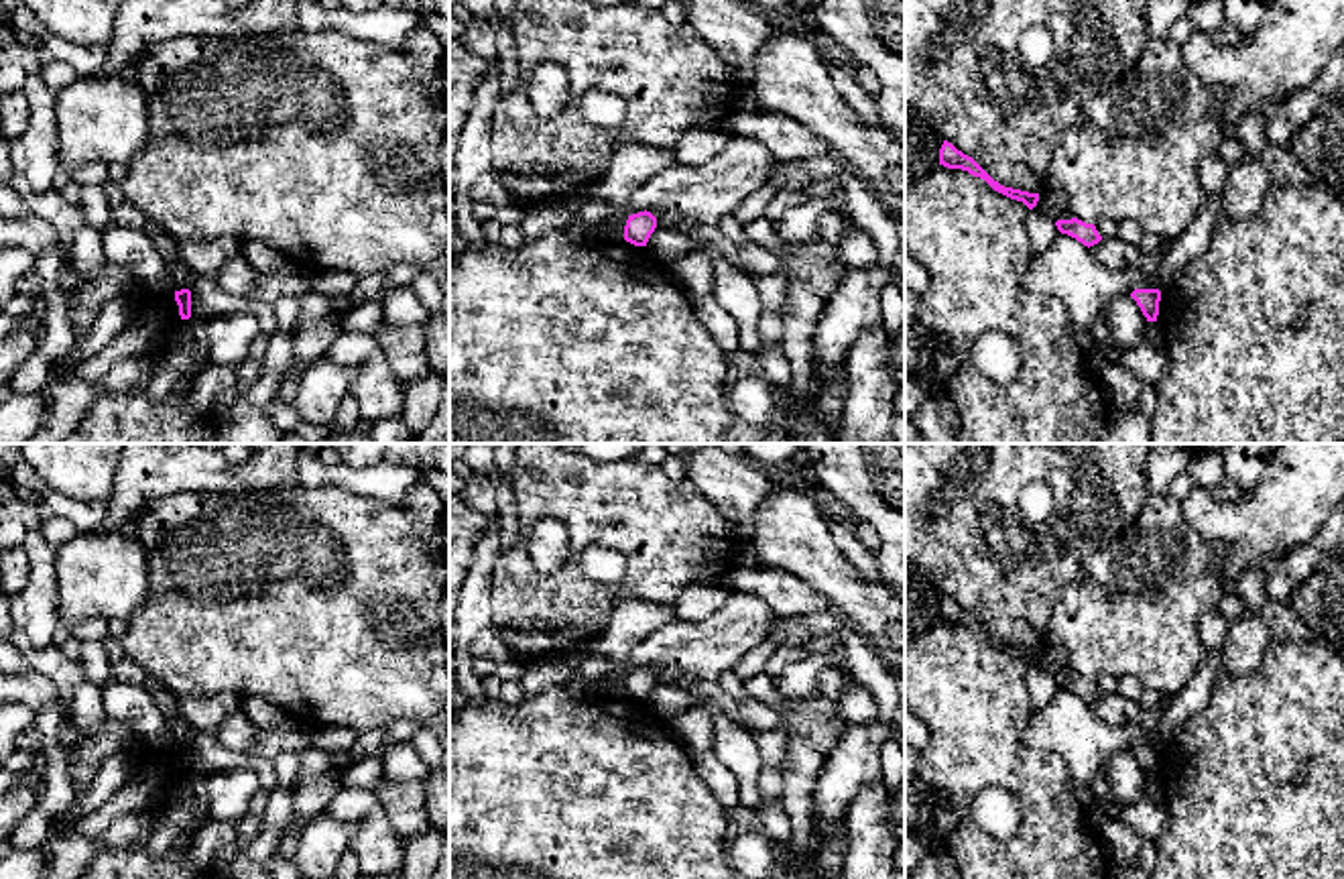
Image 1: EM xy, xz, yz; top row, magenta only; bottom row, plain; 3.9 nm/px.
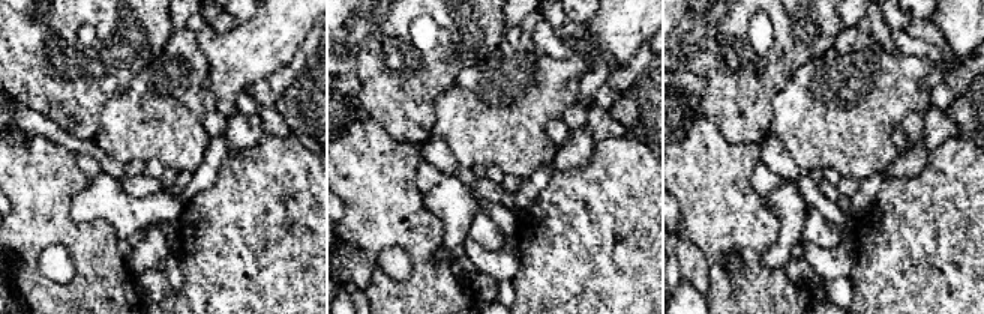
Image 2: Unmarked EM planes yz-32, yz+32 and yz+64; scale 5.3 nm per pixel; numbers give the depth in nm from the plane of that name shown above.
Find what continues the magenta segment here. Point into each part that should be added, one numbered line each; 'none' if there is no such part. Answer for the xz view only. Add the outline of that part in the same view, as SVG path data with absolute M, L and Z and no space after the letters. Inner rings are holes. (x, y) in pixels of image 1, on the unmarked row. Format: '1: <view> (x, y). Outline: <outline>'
none

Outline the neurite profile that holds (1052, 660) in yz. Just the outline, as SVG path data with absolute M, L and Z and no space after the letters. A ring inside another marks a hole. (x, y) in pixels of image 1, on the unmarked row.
M1047 643L1039 649L1039 657L1037 657L1035 665L1045 669L1053 680L1057 676L1076 673L1072 669L1072 665L1067 663L1065 655L1059 649L1055 649L1055 647L1047 645Z

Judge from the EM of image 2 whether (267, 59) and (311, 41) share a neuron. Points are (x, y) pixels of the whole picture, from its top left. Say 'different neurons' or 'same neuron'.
different neurons

